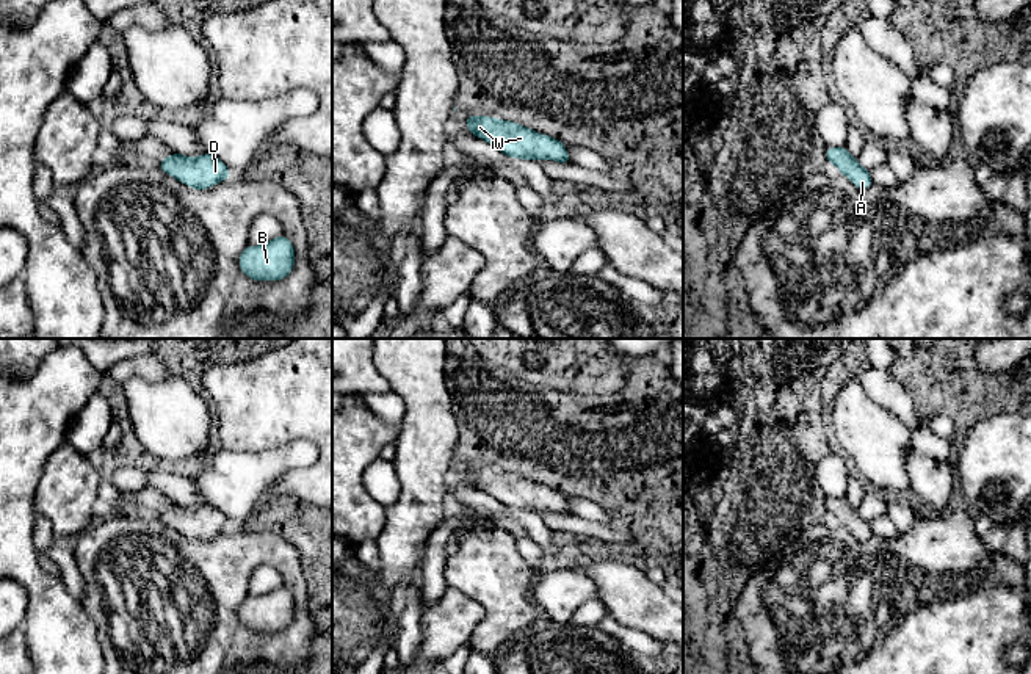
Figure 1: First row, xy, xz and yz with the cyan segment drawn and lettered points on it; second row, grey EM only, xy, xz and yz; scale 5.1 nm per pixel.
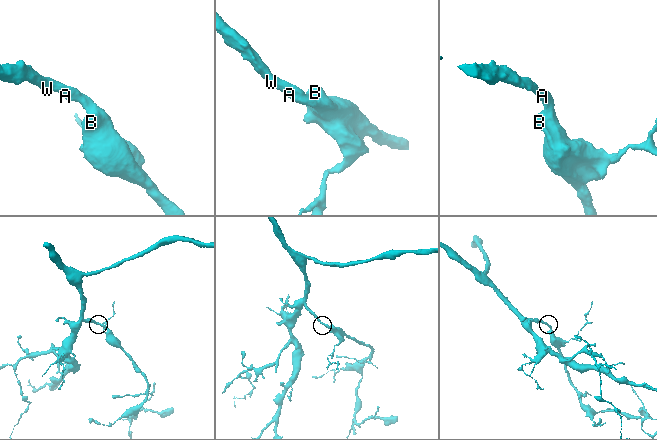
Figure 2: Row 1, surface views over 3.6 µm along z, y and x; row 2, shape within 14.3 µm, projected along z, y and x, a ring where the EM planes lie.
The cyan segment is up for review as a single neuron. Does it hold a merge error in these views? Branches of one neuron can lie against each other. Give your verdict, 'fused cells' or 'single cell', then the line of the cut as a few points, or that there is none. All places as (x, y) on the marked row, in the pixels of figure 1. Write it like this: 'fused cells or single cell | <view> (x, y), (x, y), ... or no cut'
single cell | no cut

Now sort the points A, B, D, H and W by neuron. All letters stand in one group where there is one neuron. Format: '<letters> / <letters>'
A B D H W

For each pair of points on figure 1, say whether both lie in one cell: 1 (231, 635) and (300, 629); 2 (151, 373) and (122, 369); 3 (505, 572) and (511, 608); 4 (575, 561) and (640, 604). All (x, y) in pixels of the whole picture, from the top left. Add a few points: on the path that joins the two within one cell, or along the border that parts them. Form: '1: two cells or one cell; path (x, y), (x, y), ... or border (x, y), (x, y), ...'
1: one cell; path (248, 643), (282, 643)
2: one cell; path (144, 369), (129, 369)
3: one cell; path (505, 582), (506, 599)
4: one cell; path (591, 568), (608, 574), (624, 590)

